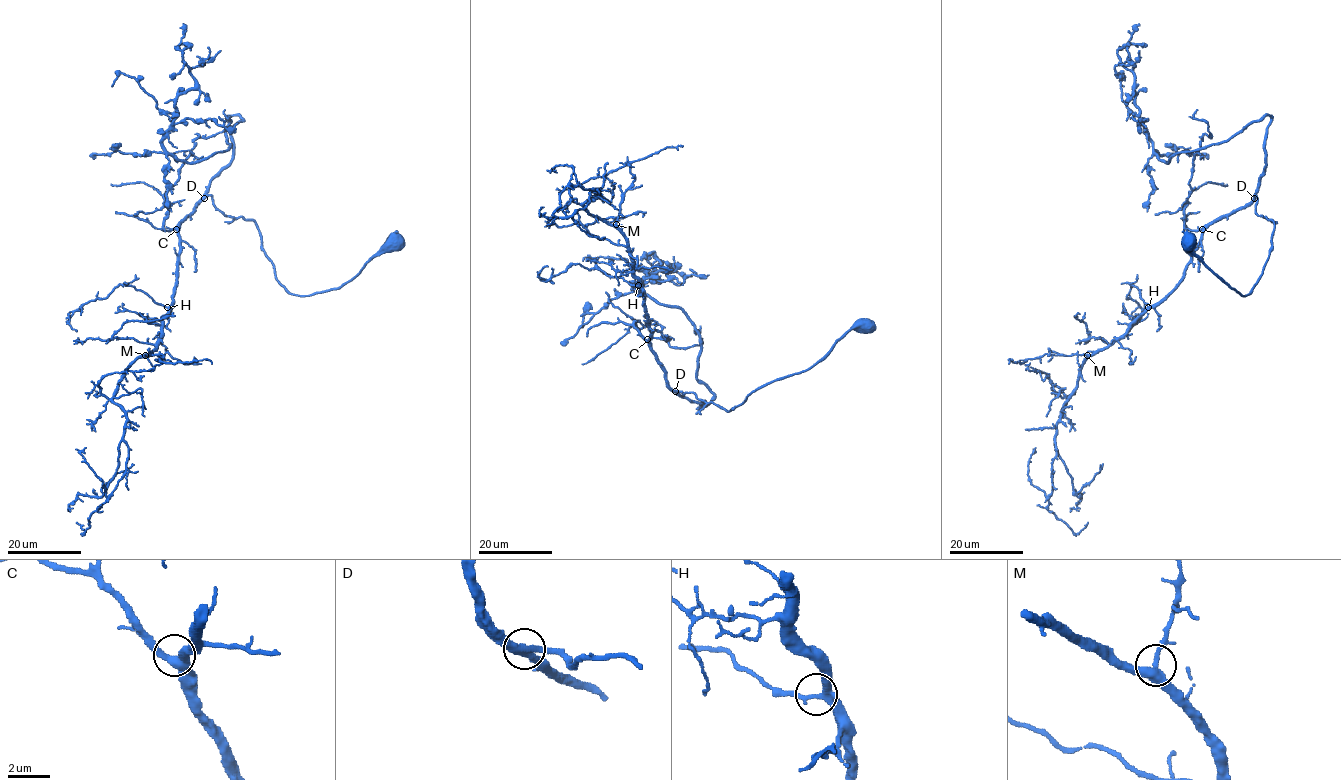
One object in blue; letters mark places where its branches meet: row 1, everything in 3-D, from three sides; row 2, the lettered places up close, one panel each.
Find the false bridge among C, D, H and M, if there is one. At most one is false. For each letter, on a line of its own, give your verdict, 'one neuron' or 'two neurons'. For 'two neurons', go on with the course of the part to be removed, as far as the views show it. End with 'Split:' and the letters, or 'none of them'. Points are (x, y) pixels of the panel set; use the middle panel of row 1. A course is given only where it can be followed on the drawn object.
C: one neuron
D: one neuron
H: one neuron
M: one neuron
Split: none of them

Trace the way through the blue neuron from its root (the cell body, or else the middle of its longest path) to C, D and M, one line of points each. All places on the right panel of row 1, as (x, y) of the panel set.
C: (1187, 240), (1221, 280), (1248, 294), (1268, 258), (1273, 231), (1273, 223), (1255, 211), (1257, 197), (1202, 229)
D: (1187, 240), (1221, 280), (1248, 294), (1268, 258), (1273, 231), (1273, 223), (1255, 211), (1254, 199)
M: (1187, 240), (1246, 295), (1268, 258), (1273, 223), (1255, 211), (1255, 195), (1214, 220), (1184, 278), (1087, 355)

